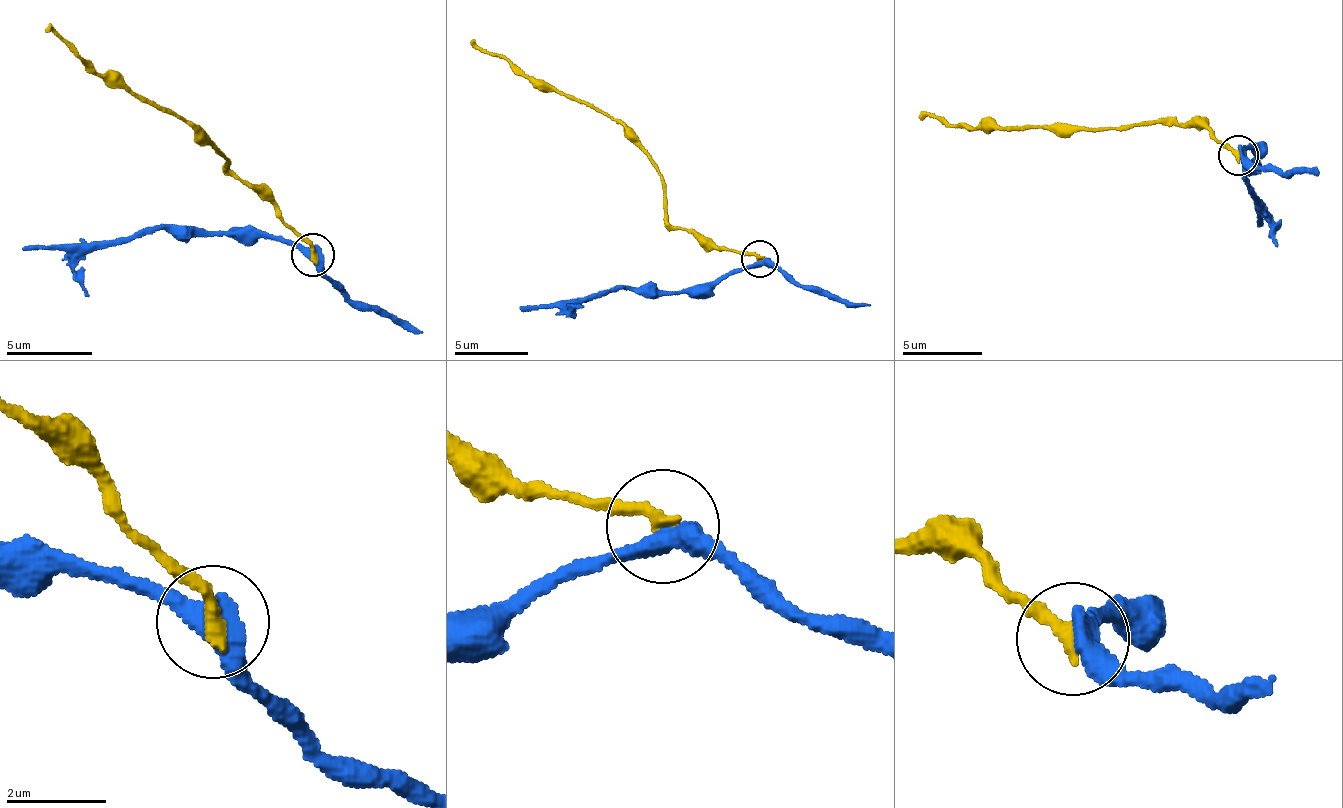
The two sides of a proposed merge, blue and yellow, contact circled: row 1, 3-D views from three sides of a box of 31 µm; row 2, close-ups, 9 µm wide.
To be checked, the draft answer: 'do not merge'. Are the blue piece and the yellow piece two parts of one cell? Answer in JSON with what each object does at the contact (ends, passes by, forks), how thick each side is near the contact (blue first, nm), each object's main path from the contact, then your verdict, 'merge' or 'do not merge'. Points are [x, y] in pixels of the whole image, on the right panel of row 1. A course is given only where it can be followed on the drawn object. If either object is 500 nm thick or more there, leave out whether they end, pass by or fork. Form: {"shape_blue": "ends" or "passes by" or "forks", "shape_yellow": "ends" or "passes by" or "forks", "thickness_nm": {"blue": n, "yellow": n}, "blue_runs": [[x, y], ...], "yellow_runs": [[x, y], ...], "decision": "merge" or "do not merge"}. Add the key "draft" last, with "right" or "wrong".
{"shape_blue": "passes by", "shape_yellow": "ends", "thickness_nm": {"blue": 440, "yellow": 280}, "blue_runs": [[1237, 154], [1253, 146], [1258, 155], [1245, 182], [1255, 200], [1259, 225]], "yellow_runs": [[1237, 154], [1202, 127], [1166, 121], [1055, 134], [1036, 127], [955, 128], [927, 112], [918, 118]], "decision": "merge", "draft": "wrong"}

